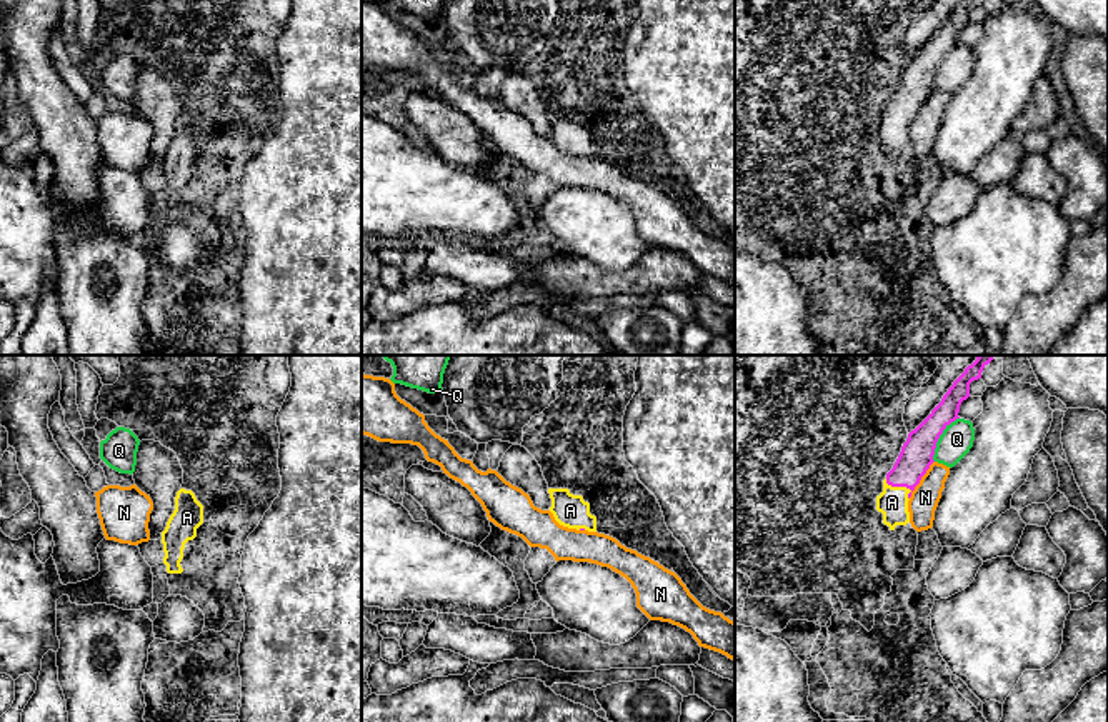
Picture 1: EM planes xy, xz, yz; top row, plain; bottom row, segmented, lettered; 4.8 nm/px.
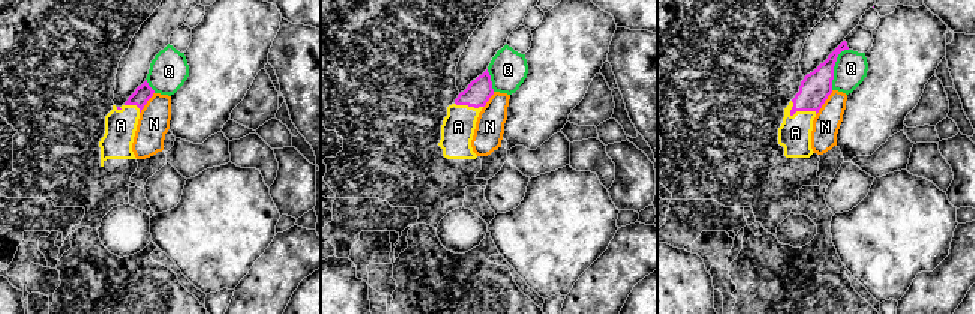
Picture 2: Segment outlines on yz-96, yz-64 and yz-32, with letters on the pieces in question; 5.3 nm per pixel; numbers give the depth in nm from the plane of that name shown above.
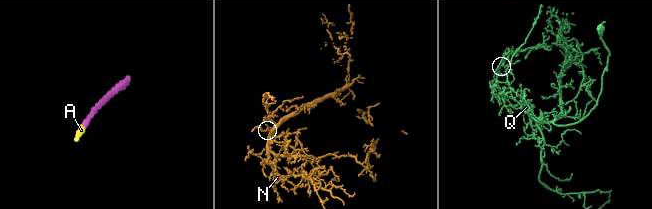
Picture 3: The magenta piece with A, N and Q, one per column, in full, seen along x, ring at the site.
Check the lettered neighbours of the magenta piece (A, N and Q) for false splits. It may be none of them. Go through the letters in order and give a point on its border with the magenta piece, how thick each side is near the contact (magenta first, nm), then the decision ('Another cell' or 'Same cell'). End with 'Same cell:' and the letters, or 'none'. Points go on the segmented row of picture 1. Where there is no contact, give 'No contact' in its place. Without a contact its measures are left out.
A: Touches magenta at yz (902, 486). Thickness 160 nm (magenta) against 150 nm. Same cell
N: Touches magenta at yz (920, 479). Thickness 160 nm (magenta) against 140 nm. Another cell
Q: Touches magenta at yz (938, 437). Thickness 160 nm (magenta) against 160 nm. Another cell
Same cell: A

